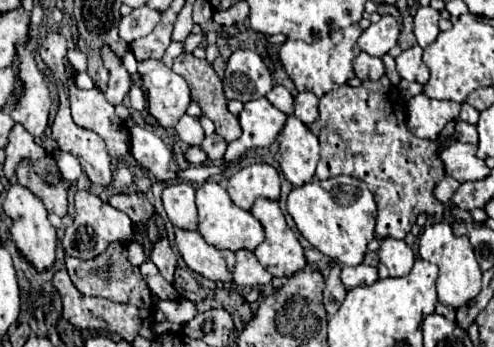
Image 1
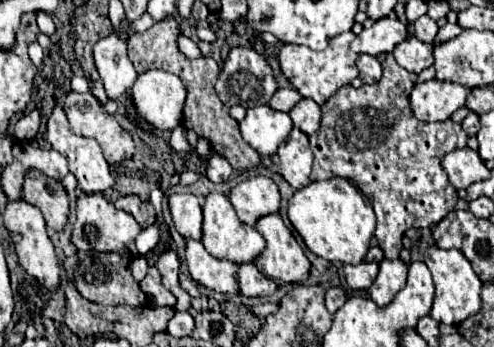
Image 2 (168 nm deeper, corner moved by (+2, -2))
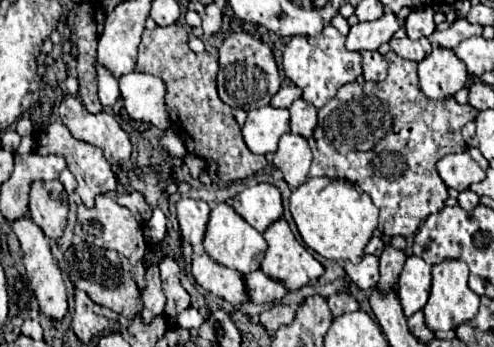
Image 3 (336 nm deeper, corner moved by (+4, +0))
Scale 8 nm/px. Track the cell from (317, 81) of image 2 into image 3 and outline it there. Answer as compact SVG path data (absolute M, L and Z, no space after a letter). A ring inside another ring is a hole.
M327 25L317 35L317 45L311 45L307 37L295 35L283 53L285 75L303 91L303 99L313 103L317 109L331 101L339 87L345 83L353 83L361 75L361 55L345 49L345 37L333 27Z

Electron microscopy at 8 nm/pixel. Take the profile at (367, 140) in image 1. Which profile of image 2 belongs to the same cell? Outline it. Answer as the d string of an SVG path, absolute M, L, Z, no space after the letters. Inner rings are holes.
M387 53L383 63L383 77L373 85L361 85L359 89L345 85L335 95L331 95L323 105L323 119L317 133L311 135L311 149L315 155L311 179L331 179L331 177L345 177L353 185L359 185L363 193L373 203L377 215L377 231L375 237L379 247L383 249L385 257L395 259L401 251L403 233L411 227L429 227L439 223L449 211L455 209L457 203L457 189L447 181L447 175L441 167L441 159L457 149L467 145L467 133L461 129L459 123L447 119L445 123L417 123L413 119L409 107L409 93L415 85L415 75L405 71L397 65L393 53Z

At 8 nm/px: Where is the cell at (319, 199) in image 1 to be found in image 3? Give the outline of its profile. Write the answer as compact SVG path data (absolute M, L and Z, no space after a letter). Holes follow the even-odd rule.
M307 179L301 187L291 193L291 215L297 223L299 235L307 247L317 251L325 259L349 259L359 263L363 259L363 249L377 229L379 209L371 197L359 187L339 181L339 179Z

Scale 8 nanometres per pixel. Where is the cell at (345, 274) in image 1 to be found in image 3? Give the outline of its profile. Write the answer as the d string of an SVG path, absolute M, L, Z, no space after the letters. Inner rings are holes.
M365 255L363 261L357 265L345 261L345 273L359 289L373 289L379 281L379 257Z

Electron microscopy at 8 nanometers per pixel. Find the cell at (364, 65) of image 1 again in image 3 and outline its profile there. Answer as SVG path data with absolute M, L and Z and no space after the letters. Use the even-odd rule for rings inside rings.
M363 51L361 57L365 81L383 81L387 77L387 61L379 51Z

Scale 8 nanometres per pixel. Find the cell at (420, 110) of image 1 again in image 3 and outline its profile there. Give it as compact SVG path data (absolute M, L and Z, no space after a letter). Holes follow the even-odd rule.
M435 47L419 63L419 85L431 99L455 95L461 87L467 85L467 67L455 55L455 51Z

